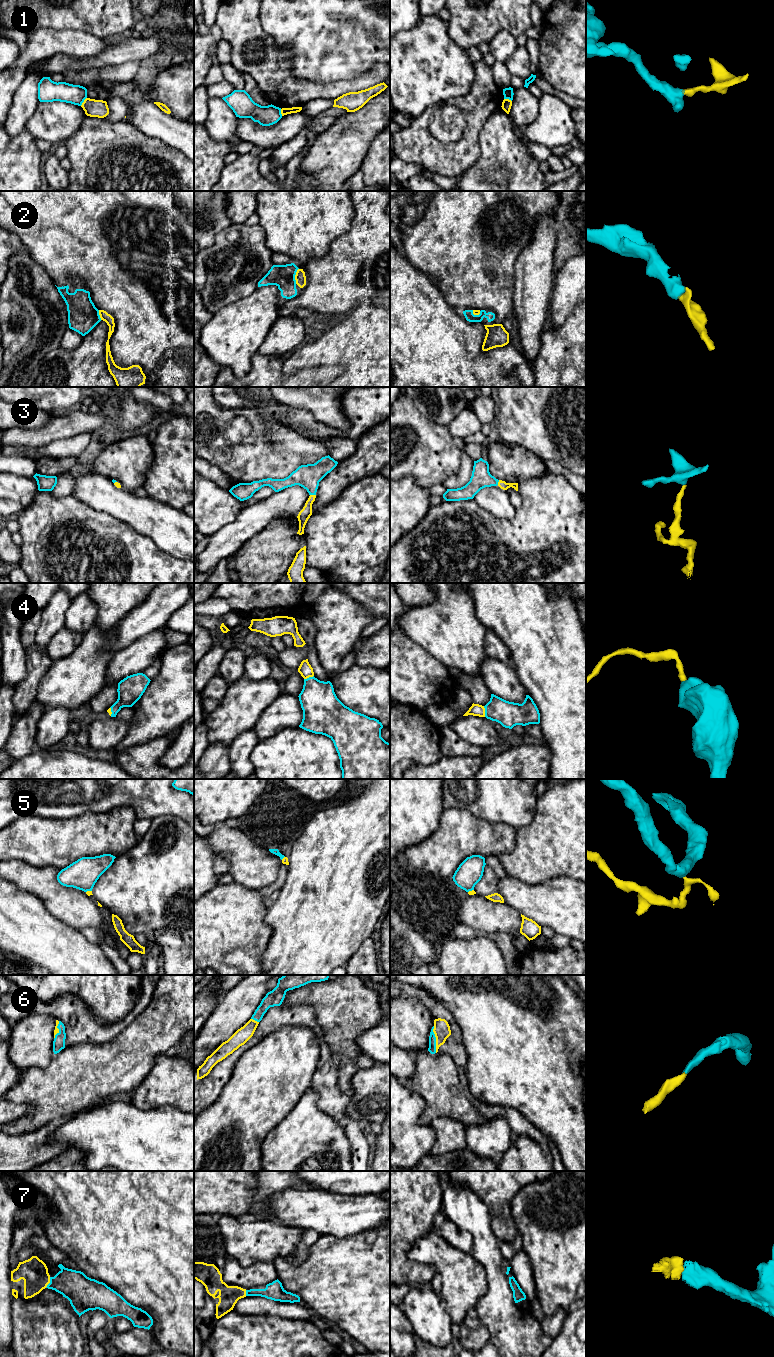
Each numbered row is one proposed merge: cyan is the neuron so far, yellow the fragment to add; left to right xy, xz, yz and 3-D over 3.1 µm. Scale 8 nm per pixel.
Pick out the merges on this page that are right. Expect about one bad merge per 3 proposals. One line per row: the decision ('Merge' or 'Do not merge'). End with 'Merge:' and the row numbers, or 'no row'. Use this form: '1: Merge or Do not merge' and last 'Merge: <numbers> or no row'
1: Do not merge
2: Merge
3: Merge
4: Merge
5: Do not merge
6: Merge
7: Merge
Merge: 2, 3, 4, 6, 7

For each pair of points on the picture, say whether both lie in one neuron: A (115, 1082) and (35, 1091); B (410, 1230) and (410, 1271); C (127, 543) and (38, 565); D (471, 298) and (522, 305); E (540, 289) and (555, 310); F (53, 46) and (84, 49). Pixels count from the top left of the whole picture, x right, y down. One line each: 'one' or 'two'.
A: one
B: one
C: one
D: two
E: two
F: one

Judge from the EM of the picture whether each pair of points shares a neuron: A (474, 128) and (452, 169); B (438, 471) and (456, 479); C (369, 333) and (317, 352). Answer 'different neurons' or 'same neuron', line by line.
A: same neuron
B: different neurons
C: same neuron

